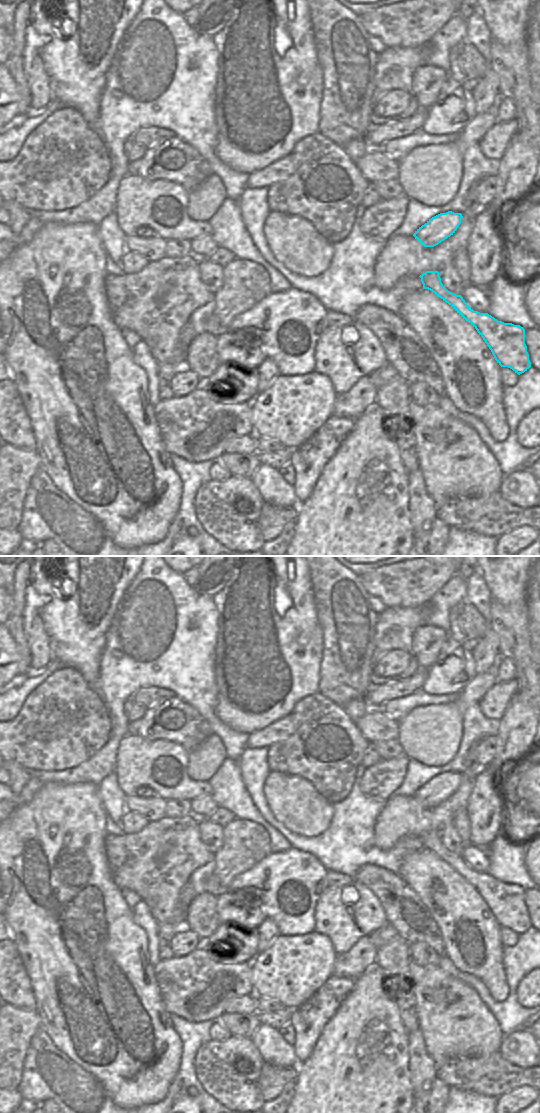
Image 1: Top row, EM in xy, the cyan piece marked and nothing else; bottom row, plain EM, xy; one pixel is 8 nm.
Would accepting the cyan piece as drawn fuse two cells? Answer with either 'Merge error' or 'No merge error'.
No merge error.

